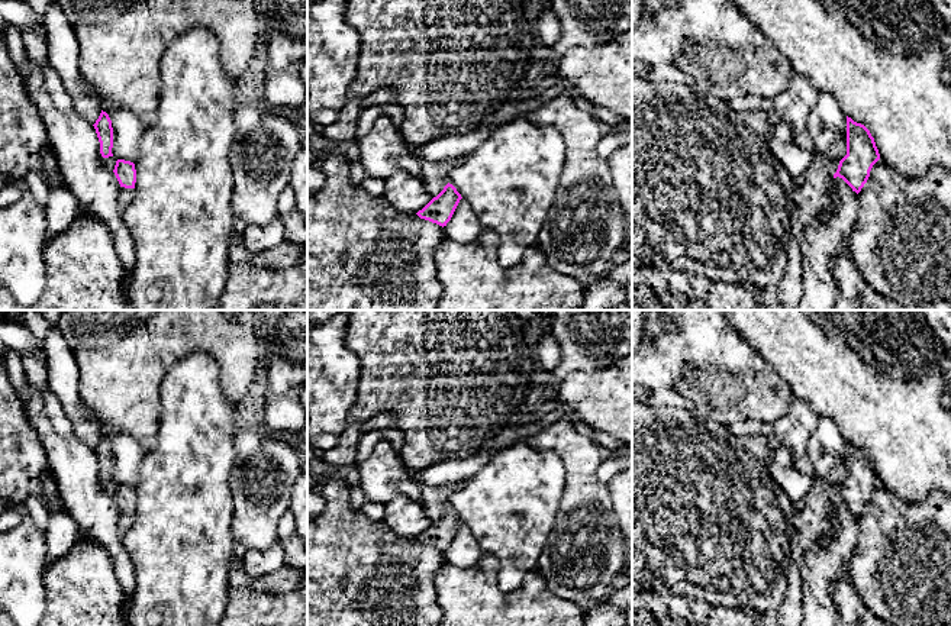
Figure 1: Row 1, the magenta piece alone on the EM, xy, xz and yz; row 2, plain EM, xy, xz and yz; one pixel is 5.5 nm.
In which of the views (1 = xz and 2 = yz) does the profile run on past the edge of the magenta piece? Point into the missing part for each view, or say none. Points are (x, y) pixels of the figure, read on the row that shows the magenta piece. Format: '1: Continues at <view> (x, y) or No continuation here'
1: Continues at xz (435, 174)
2: Continues at yz (811, 196)

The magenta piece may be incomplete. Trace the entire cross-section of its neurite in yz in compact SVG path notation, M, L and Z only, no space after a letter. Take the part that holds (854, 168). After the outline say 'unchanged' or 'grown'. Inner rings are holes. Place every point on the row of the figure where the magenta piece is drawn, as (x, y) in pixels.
M847 116L847 155L842 159L831 159L818 154L802 177L793 177L793 222L797 226L806 225L832 207L829 183L836 177L858 194L879 159L880 154L870 130Z; grown

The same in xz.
M422 162L425 187L433 199L416 214L442 228L451 220L462 199L457 188L448 183L452 167L454 162Z; grown

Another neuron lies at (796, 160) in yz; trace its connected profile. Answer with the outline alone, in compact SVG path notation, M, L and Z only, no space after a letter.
M770 132L765 135L765 141L774 156L781 162L792 177L803 177L815 156L810 151L797 146L793 142L778 142L770 135Z

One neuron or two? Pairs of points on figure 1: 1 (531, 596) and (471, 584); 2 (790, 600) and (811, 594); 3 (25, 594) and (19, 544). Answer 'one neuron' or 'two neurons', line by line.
1: one neuron
2: two neurons
3: one neuron

